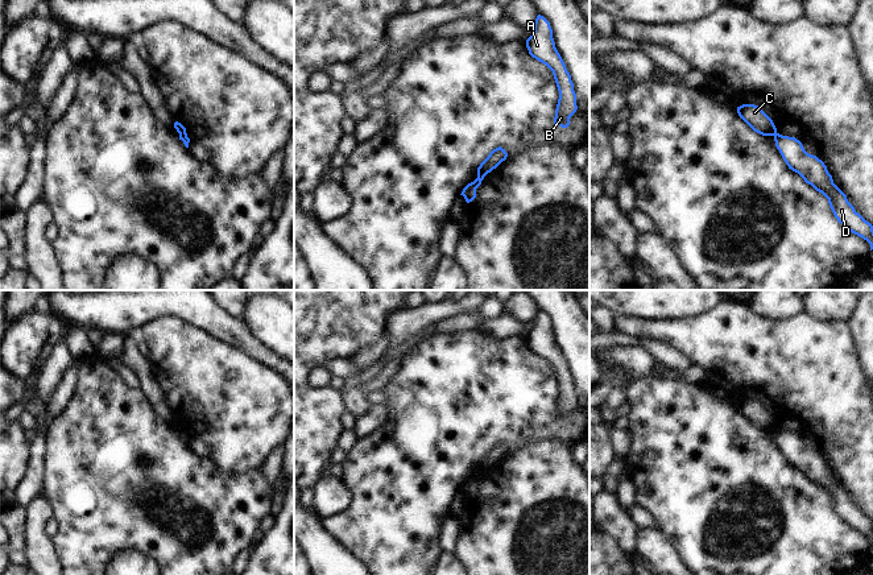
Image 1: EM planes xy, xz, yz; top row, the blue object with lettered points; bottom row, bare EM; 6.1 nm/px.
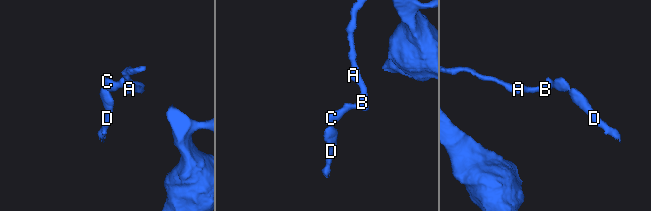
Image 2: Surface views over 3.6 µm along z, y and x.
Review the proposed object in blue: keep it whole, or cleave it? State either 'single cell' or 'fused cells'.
fused cells

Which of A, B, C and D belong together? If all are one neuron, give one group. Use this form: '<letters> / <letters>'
A B C / D

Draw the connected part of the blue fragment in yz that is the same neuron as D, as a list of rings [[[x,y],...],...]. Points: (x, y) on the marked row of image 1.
[[[774,135],[775,146],[783,161],[793,171],[798,173],[806,183],[822,193],[837,219],[852,233],[862,237],[873,249],[873,226],[866,222],[848,202],[847,195],[833,183],[827,166],[816,156],[808,154],[802,142],[795,137]]]

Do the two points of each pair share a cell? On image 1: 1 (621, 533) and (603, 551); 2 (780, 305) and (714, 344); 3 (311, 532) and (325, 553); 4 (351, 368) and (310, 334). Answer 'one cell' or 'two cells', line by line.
1: two cells
2: two cells
3: one cell
4: two cells

